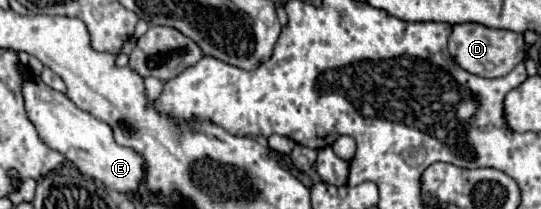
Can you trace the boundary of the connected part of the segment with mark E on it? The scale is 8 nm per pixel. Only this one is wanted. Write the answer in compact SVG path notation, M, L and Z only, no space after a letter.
M28 76L22 82L22 98L28 120L34 124L42 142L64 154L84 176L100 180L106 188L116 192L136 192L142 184L142 156L132 148L118 146L112 136L112 128L94 118L88 112L82 112L66 94L52 90L38 76Z

